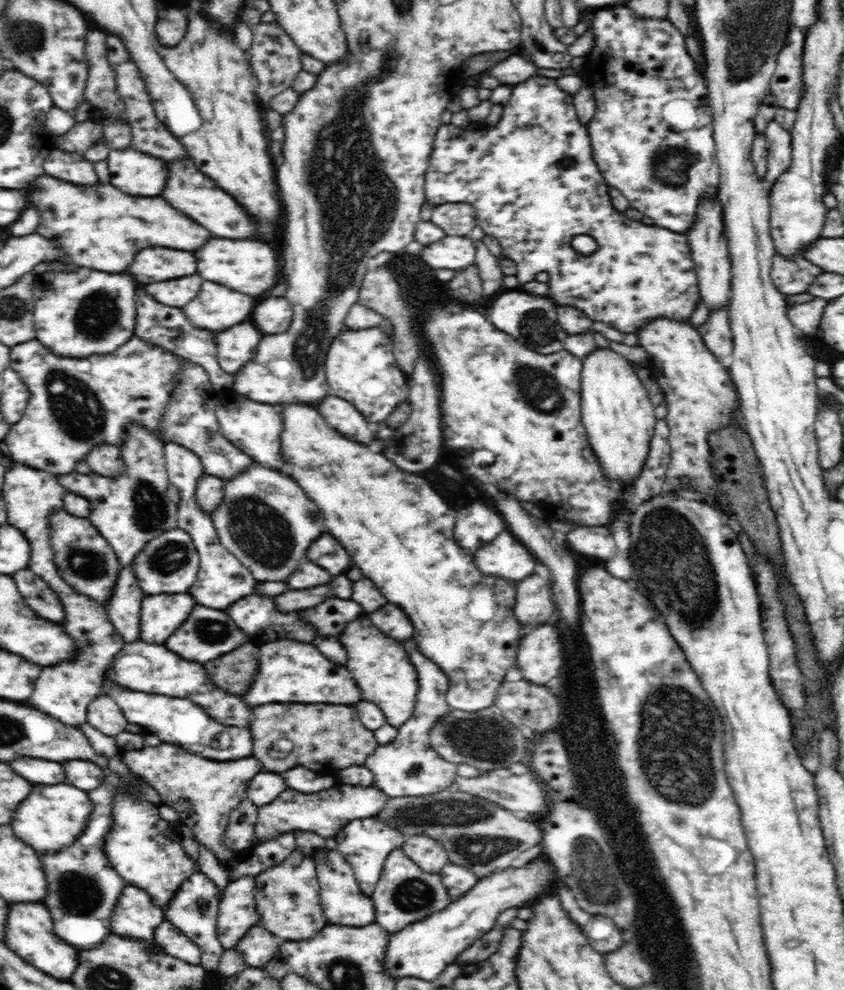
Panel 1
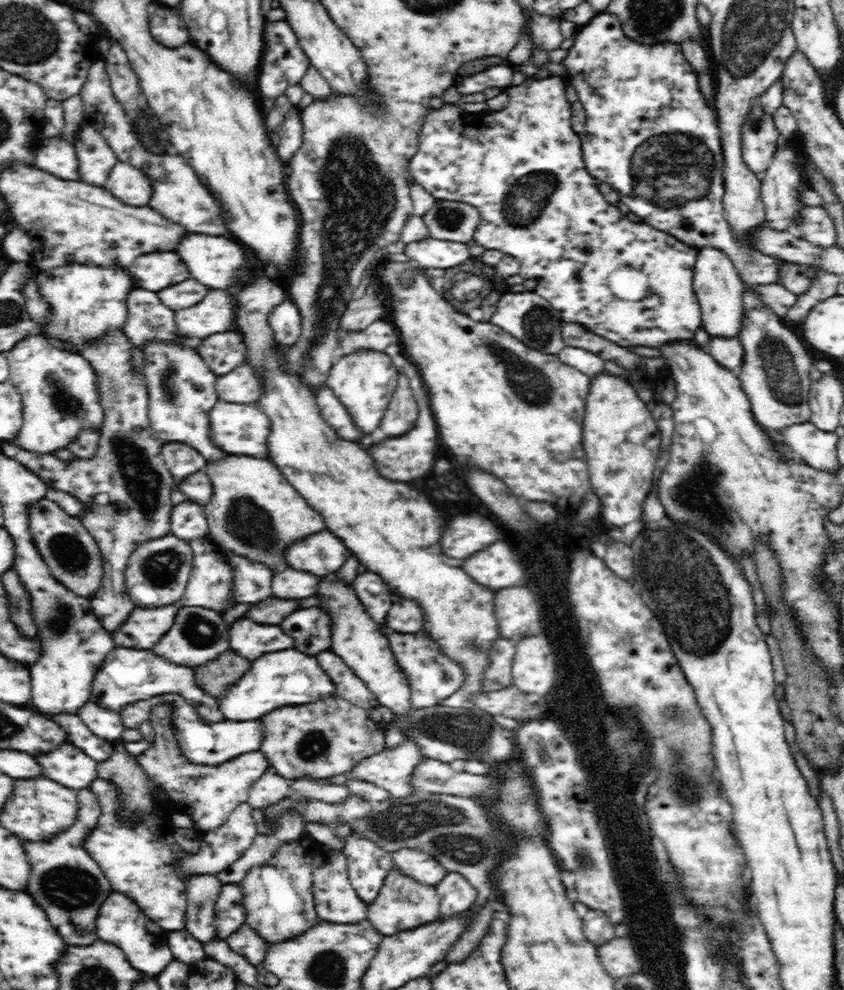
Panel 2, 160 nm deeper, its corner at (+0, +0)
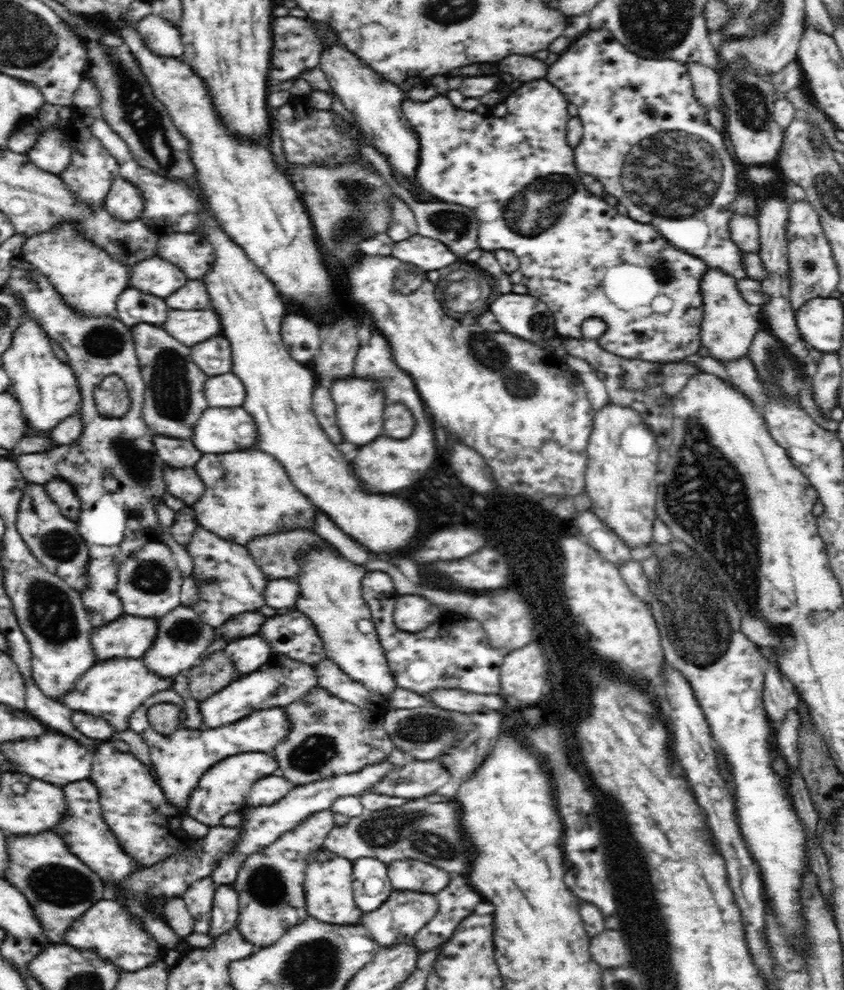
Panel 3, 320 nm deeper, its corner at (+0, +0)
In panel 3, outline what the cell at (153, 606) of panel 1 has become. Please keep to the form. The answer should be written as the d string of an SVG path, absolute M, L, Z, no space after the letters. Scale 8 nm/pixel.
M123 614L116 622L93 630L98 661L109 658L144 656L159 634L159 618Z

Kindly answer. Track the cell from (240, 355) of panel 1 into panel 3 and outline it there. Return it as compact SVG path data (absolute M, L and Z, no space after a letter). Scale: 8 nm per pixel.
M215 336L191 346L191 357L208 377L231 372L232 353L231 342L226 338Z

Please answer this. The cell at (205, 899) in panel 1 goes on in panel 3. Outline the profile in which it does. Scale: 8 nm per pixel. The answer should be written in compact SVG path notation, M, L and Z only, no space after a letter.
M206 877L193 882L184 892L182 897L193 918L194 932L210 934L211 912L217 888L215 881Z

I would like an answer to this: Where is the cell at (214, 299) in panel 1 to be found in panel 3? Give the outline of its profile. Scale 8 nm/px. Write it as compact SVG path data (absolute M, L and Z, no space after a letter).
M170 310L162 327L172 338L189 347L222 332L214 310Z

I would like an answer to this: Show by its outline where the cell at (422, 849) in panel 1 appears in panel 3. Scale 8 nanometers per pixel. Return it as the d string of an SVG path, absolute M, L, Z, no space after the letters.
M394 860L387 865L387 875L392 882L392 889L415 890L436 894L444 884L448 884L451 873L434 868L426 862L414 860Z

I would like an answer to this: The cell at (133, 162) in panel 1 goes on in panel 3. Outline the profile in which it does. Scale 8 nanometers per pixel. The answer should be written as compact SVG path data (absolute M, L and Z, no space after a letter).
M126 177L112 180L112 186L104 200L108 211L119 220L136 220L144 210L144 199L138 185L130 184Z

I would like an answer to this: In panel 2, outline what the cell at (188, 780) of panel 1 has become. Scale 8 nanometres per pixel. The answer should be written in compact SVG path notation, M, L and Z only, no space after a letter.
M164 704L162 708L152 708L150 721L155 729L154 742L149 749L134 756L135 762L144 770L149 782L152 782L156 789L162 788L171 803L174 803L180 812L190 816L199 834L214 830L225 823L236 806L247 802L248 790L252 782L256 782L268 770L268 760L264 760L262 752L248 752L244 756L236 756L236 760L219 763L220 766L191 764L177 744L169 724L170 717L169 704Z

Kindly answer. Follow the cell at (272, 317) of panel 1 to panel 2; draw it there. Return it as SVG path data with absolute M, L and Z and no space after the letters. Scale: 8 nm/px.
M284 301L276 305L266 318L273 338L280 344L293 344L297 340L300 330L300 312L292 301Z

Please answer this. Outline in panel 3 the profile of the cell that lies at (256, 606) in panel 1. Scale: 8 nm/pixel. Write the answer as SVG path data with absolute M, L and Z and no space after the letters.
M259 633L250 634L246 638L236 638L227 644L225 652L240 675L254 672L272 655L270 645L261 638Z

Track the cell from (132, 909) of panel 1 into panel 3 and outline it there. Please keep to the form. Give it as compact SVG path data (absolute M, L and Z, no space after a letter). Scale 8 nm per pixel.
M107 897L92 905L72 924L72 928L63 934L63 942L76 948L95 949L126 972L140 970L155 960L163 959L168 950L149 937L149 932L143 929L141 922L133 919L121 902Z

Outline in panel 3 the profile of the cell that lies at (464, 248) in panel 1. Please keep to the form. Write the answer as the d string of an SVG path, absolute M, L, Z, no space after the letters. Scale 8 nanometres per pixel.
M420 234L396 242L391 250L391 255L394 258L400 258L408 264L416 264L422 273L446 268L446 266L450 266L460 259L442 242Z

